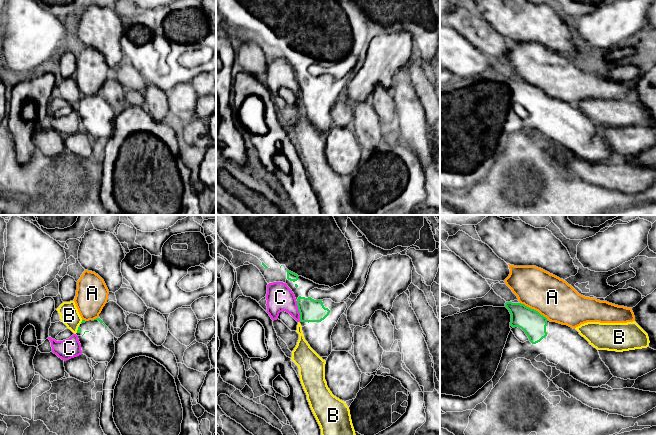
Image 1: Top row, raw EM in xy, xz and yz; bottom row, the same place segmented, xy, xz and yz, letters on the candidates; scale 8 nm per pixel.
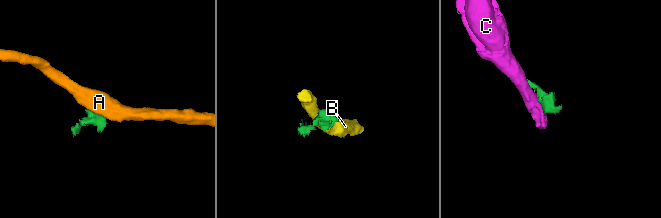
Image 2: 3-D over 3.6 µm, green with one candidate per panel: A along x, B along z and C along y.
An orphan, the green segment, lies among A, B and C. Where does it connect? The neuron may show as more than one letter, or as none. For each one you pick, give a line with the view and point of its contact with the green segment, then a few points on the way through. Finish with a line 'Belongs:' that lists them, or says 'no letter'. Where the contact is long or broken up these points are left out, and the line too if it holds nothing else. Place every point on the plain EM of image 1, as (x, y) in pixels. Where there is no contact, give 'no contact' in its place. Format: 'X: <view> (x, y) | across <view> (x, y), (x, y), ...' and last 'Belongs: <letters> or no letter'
Belongs: no letter

